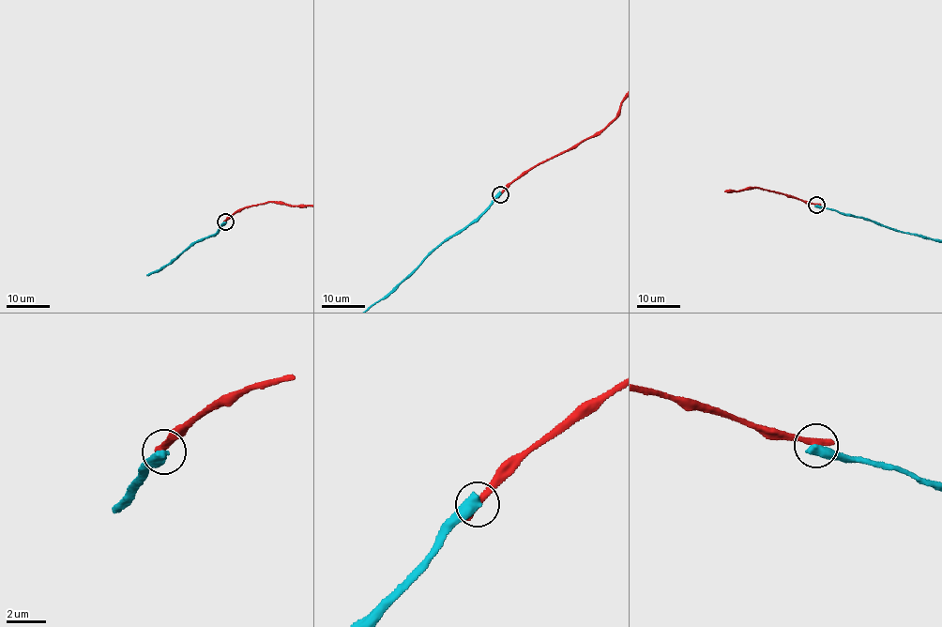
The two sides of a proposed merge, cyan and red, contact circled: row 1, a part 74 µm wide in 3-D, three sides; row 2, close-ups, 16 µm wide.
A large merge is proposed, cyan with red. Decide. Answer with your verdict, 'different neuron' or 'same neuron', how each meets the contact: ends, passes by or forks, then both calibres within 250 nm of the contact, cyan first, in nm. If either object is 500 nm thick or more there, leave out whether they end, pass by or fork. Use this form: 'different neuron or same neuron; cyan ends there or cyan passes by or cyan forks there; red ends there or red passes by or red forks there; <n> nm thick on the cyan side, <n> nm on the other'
different neuron; 600 nm thick on the cyan side, 400 nm on the other

